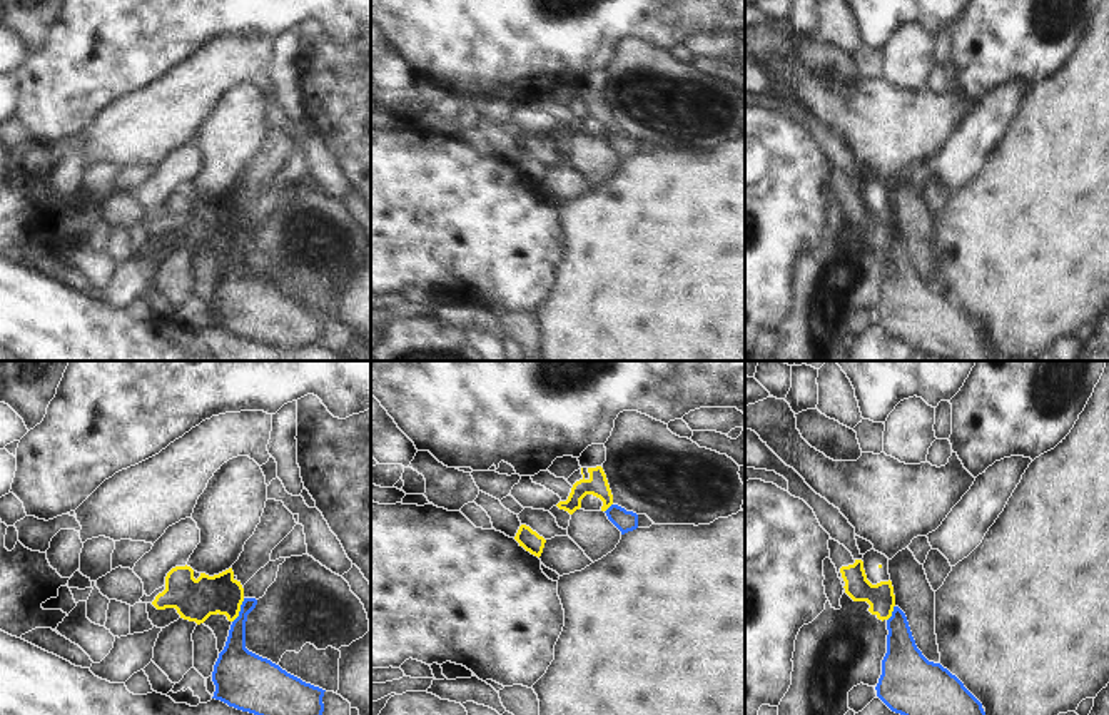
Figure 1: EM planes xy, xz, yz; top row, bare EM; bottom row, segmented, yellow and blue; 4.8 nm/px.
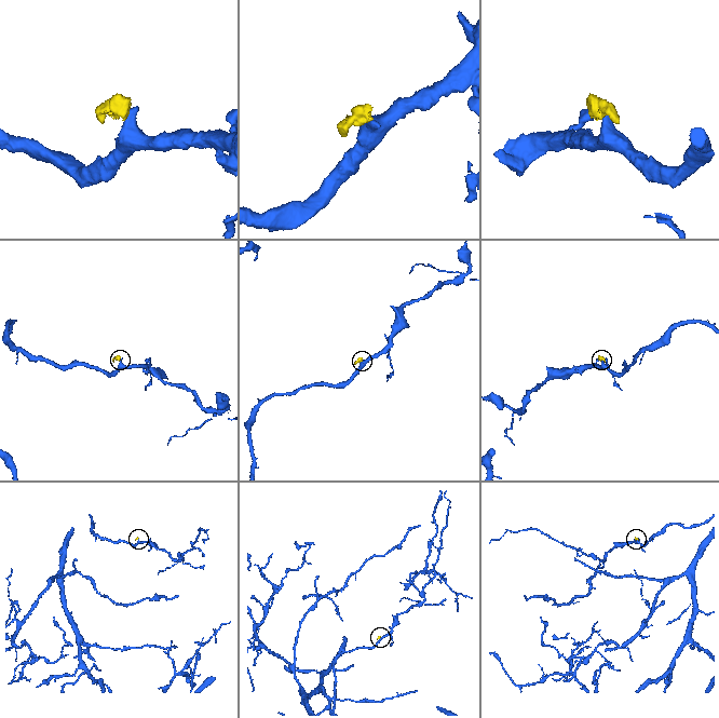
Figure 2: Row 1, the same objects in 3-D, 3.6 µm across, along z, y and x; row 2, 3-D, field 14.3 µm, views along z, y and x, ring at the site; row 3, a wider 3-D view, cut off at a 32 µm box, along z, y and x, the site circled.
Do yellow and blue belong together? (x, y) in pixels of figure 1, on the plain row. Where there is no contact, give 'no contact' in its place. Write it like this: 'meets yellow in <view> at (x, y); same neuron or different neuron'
meets yellow in xy at (239, 236); different neuron

